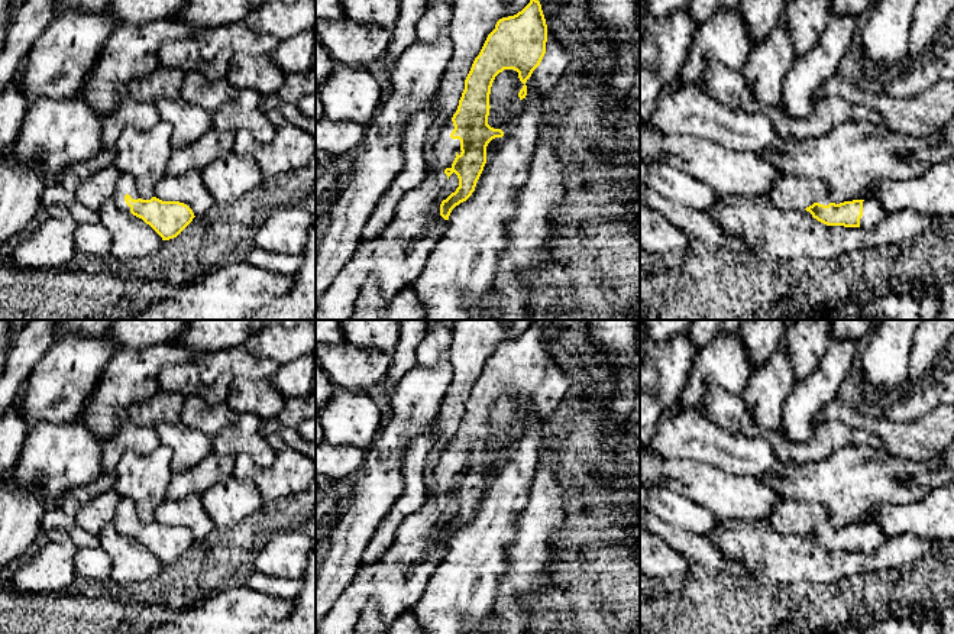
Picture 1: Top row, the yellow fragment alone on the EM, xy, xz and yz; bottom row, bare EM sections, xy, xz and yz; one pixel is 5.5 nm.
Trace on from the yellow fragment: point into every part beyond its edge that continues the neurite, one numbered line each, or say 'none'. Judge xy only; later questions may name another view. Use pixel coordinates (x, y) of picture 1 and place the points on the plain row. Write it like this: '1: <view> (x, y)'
1: xy (125, 508)

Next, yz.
1: yz (873, 537)

